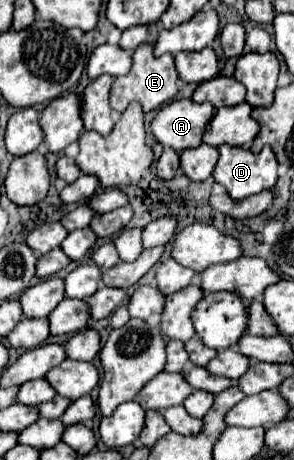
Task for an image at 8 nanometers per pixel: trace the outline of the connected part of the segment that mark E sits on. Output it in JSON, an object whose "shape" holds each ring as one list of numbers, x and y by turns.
{"shape":[[141,44,135,54,133,54,133,66,129,70,129,74,125,76,117,76,113,86,111,86,111,108,117,112,123,112,129,102,137,100,143,106,143,112,151,112,167,102,171,102,179,90,177,86,177,70,173,64,173,56,165,54,161,58,153,56,153,46,151,44]]}

